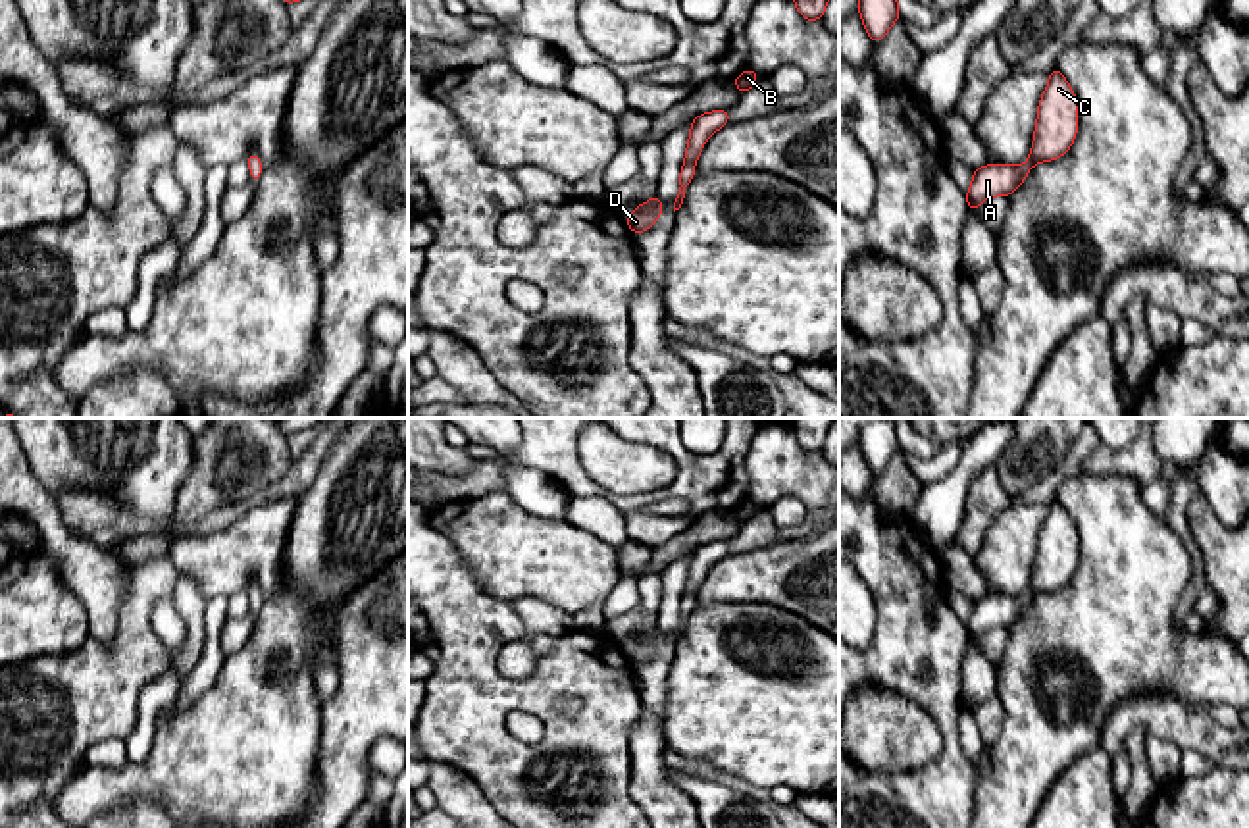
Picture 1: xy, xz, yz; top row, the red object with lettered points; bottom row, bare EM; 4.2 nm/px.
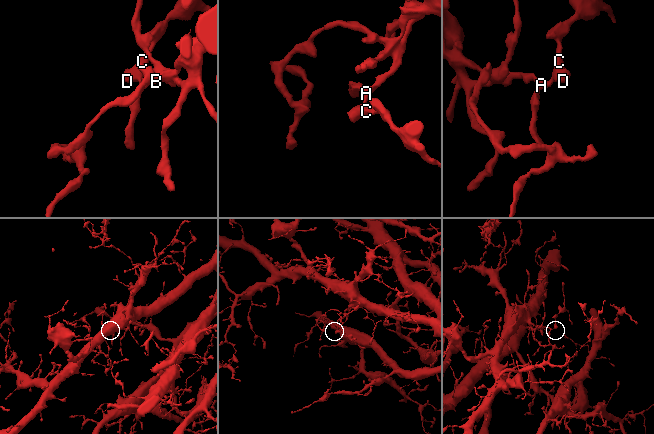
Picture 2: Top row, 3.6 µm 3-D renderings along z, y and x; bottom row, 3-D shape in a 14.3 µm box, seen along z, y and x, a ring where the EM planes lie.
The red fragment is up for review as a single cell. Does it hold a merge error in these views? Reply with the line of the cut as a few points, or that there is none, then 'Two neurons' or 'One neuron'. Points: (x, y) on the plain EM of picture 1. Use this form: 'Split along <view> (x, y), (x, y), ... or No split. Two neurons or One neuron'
No split. One neuron

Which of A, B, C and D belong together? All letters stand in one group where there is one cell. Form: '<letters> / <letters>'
A B C D

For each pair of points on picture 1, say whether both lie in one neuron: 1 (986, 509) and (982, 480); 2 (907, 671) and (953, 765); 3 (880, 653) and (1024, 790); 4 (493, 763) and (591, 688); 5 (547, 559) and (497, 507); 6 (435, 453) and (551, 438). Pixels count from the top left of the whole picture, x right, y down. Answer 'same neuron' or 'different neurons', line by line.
1: same neuron
2: same neuron
3: different neurons
4: same neuron
5: same neuron
6: different neurons

